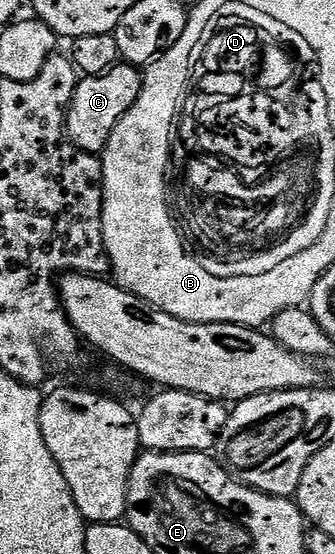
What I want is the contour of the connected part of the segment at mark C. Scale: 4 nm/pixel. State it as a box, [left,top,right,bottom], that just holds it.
[64,65,143,155]

